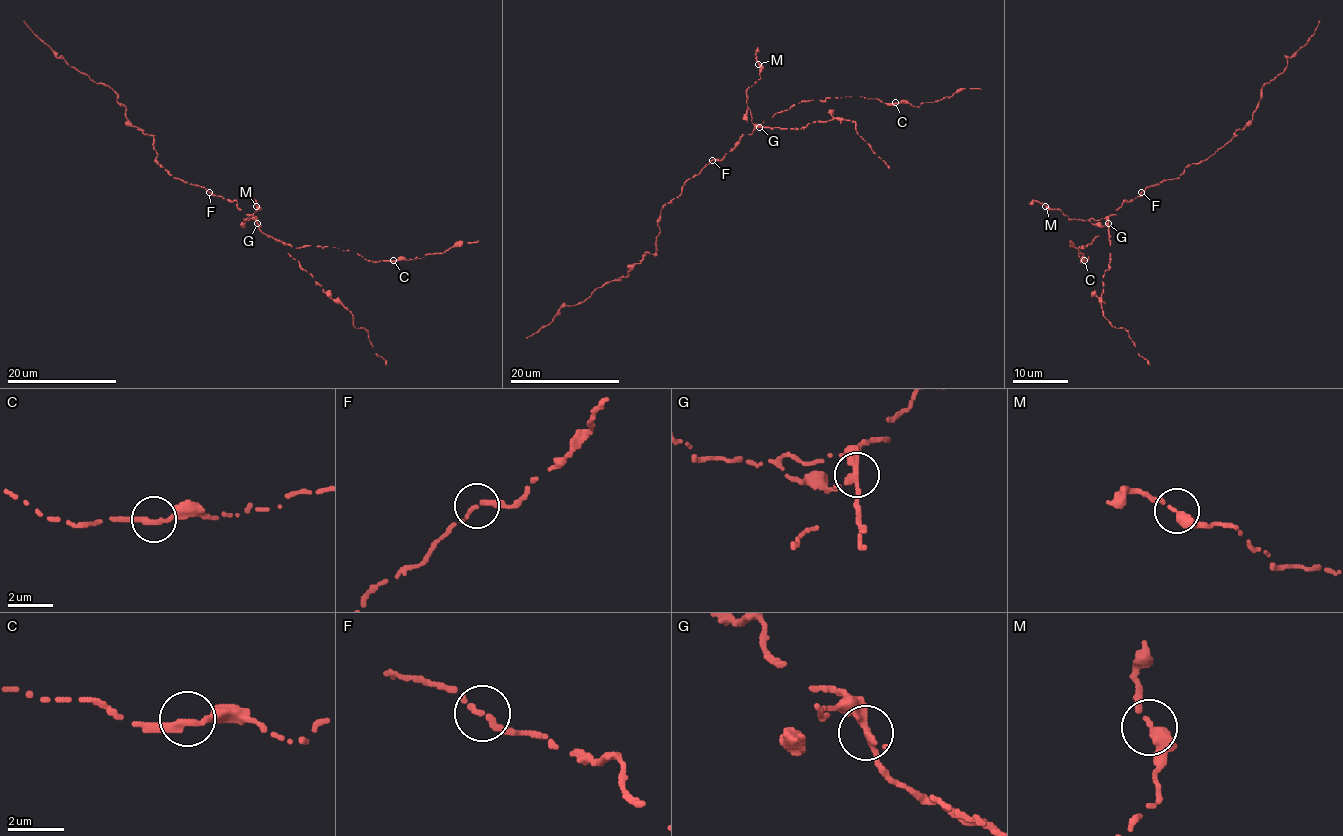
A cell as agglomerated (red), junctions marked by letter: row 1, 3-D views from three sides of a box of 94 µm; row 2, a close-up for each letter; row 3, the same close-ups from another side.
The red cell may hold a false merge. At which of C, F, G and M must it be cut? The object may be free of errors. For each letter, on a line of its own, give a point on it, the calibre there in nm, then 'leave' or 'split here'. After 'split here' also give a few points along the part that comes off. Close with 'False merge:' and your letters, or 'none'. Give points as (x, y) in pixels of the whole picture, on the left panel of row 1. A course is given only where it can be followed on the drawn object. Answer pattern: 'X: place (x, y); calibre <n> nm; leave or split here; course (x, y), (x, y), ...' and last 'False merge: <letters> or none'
C: place (393, 260); calibre 280 nm; leave
F: place (209, 192); calibre 220 nm; leave
G: place (257, 223); calibre 300 nm; split here; course (257, 223), (348, 310), (355, 326), (364, 329), (386, 365)
M: place (256, 206); calibre 280 nm; leave
False merge: G

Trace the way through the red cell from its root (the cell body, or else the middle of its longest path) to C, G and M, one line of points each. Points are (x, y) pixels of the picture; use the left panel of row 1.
C: (211, 192), (235, 200), (237, 207), (250, 214), (263, 233), (291, 247), (335, 247), (367, 260), (393, 260)
G: (211, 192), (231, 201), (235, 200), (237, 207), (250, 214), (257, 223)
M: (211, 192), (235, 200), (239, 210), (252, 215), (243, 221), (257, 210), (256, 206)

